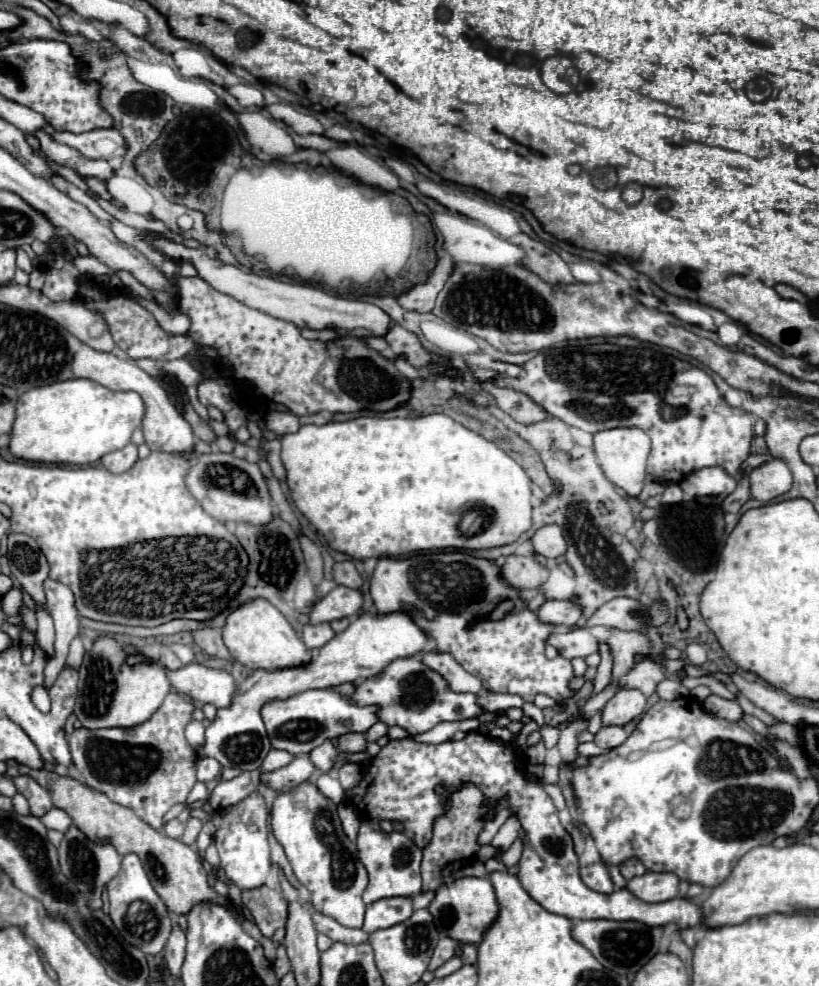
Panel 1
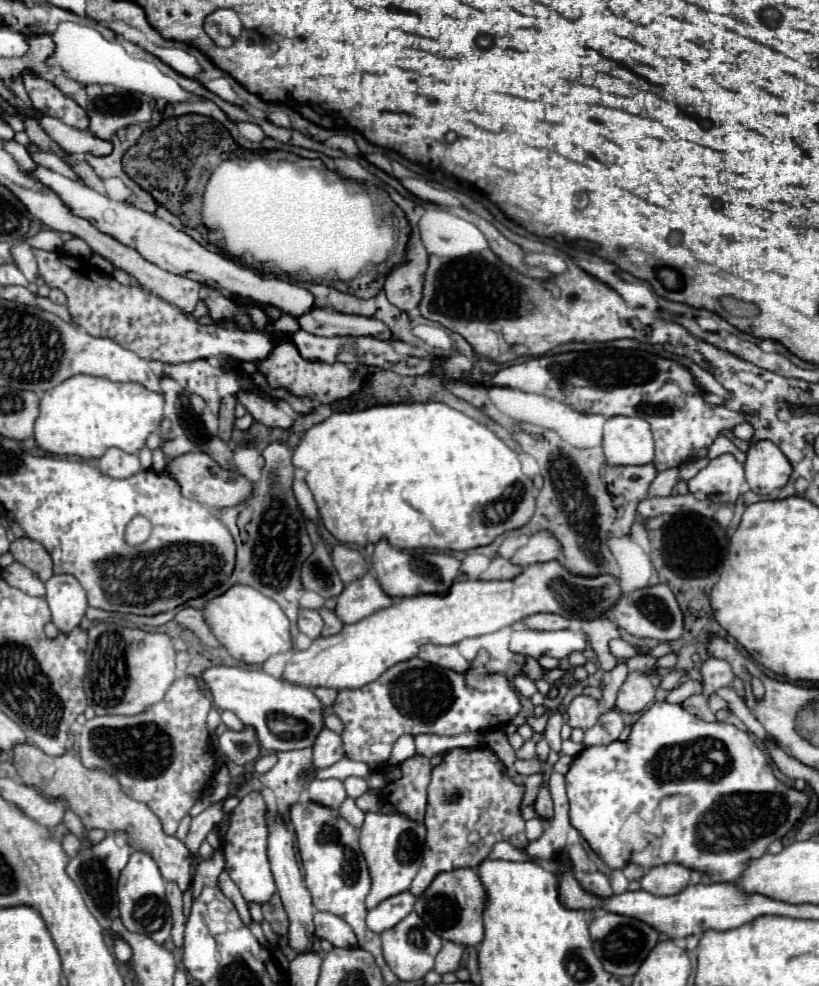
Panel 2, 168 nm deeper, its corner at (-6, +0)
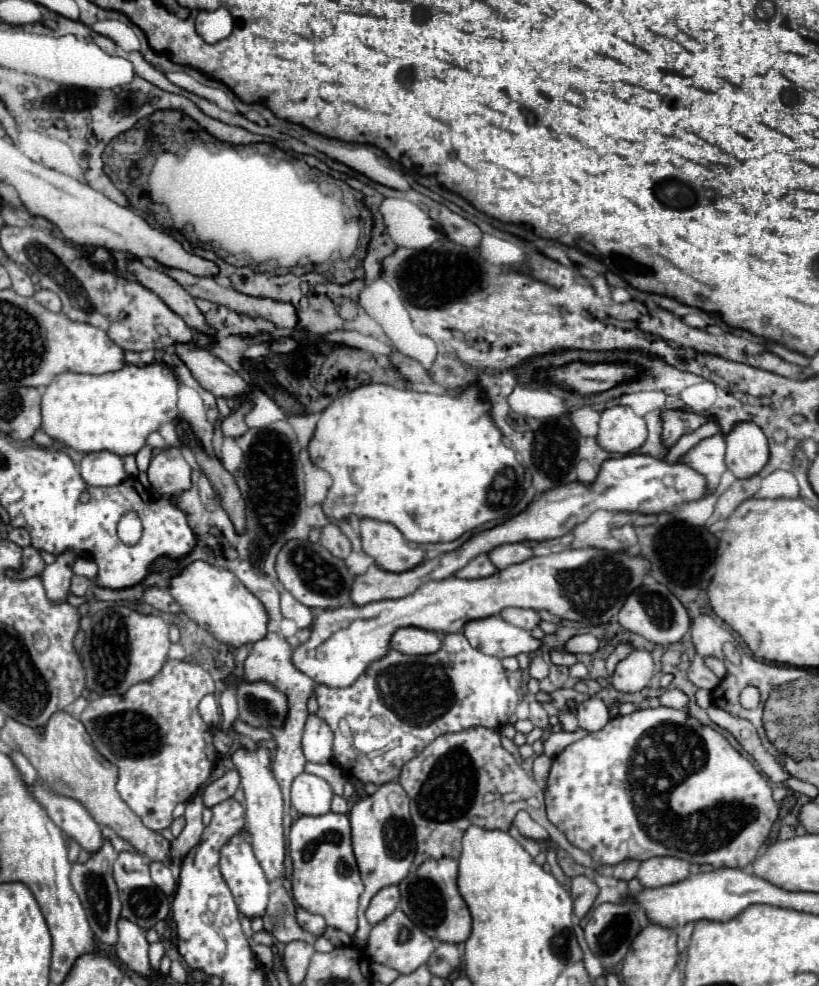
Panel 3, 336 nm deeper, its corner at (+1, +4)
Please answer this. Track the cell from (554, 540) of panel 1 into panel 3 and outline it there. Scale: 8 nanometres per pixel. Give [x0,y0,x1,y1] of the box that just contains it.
[489,542,533,570]

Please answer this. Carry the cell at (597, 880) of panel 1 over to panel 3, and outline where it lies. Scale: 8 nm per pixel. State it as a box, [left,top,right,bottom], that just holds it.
[571,876,599,918]

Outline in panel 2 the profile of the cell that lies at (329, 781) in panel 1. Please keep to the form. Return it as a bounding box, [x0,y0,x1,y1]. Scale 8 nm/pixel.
[310,780,346,808]

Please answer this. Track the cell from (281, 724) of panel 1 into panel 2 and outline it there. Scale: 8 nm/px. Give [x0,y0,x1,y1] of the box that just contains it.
[200,666,326,752]

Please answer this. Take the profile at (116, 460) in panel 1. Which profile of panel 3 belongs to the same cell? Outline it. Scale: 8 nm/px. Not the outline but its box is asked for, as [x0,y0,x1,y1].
[79,450,127,486]

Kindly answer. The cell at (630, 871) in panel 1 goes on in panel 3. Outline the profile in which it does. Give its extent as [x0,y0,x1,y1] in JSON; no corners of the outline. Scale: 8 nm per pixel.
[613,860,639,882]

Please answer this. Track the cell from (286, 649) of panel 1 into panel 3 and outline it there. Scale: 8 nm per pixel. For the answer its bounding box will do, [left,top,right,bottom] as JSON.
[169,560,267,644]

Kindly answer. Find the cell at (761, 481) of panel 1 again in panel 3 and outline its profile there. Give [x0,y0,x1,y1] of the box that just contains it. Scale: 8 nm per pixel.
[725,422,769,478]

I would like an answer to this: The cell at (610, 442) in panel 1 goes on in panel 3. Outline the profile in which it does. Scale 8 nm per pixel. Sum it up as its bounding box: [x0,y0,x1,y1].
[597,406,647,454]

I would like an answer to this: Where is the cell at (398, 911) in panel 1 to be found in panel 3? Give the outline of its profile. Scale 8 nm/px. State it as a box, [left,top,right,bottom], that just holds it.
[365,886,399,924]

